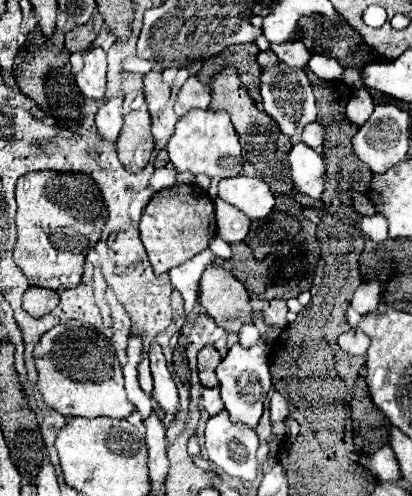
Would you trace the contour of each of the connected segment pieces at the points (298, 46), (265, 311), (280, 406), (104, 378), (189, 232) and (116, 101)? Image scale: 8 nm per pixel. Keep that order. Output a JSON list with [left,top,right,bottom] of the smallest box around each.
[[272,38,312,68],[262,300,288,326],[270,392,288,422],[34,320,134,418],[140,184,216,276],[96,98,122,142]]

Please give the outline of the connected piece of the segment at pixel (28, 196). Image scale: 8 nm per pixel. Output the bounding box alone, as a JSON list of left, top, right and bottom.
[14,170,106,290]

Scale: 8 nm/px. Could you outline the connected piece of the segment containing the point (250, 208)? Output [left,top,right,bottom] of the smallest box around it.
[220,176,274,220]

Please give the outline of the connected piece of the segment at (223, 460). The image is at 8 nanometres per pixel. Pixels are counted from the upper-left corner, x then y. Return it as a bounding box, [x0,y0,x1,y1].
[204,410,258,480]

